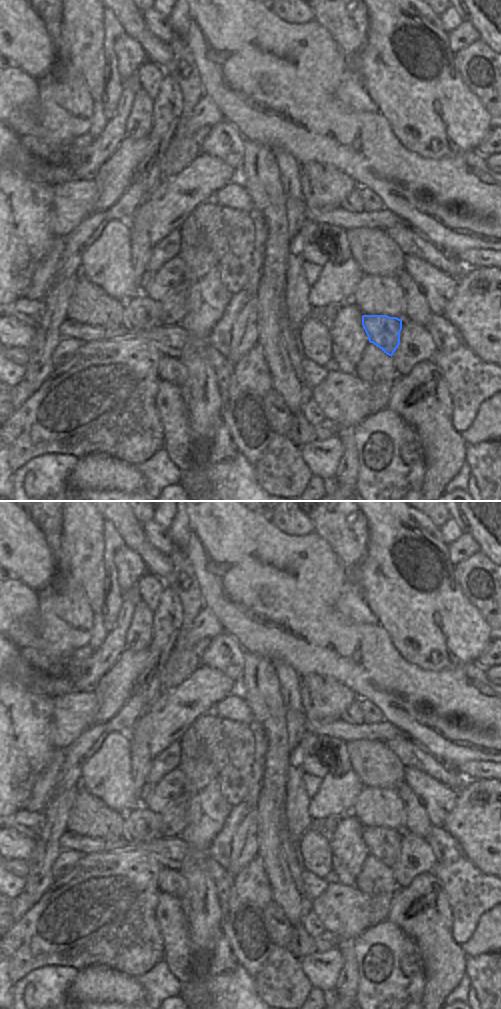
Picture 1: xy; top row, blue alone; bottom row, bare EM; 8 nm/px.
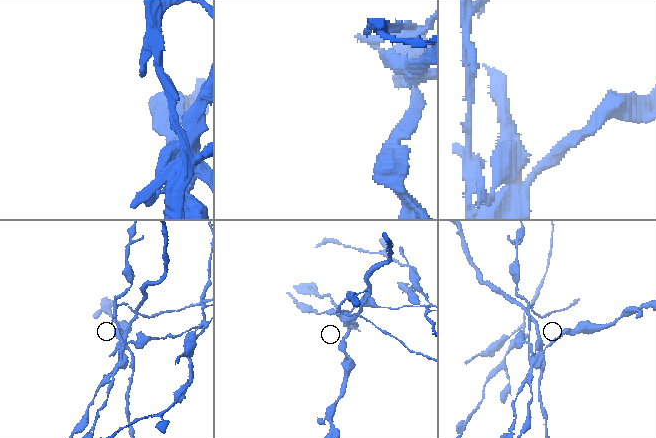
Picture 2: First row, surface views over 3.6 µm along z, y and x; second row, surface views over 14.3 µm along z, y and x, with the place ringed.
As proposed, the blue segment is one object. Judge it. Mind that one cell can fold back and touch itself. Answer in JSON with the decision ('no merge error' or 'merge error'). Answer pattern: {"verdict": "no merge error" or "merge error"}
{"verdict": "merge error"}

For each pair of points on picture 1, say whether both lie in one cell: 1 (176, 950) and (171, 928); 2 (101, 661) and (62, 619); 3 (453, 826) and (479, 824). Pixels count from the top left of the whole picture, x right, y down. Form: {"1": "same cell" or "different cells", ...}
{"1": "same cell", "2": "different cells", "3": "same cell"}

